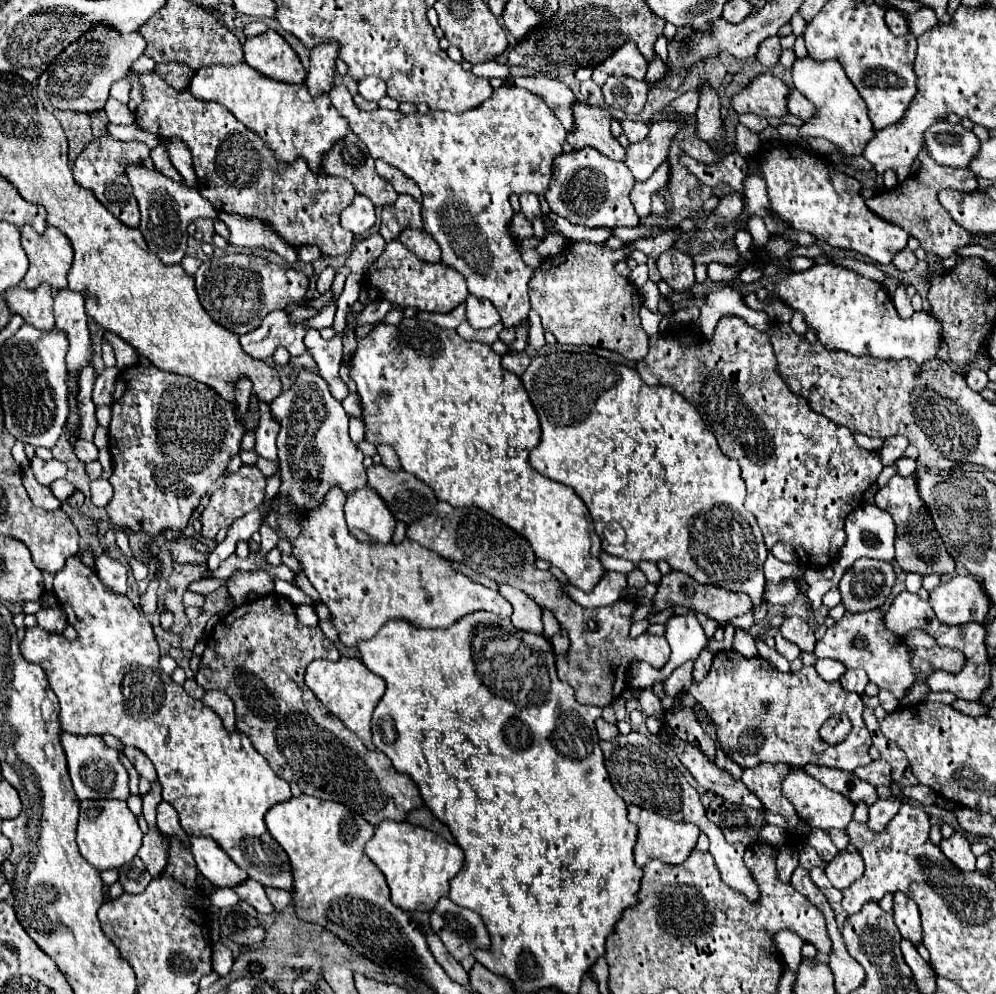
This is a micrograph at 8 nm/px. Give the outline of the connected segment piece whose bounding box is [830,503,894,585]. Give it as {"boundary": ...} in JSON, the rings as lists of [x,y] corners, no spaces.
{"boundary":[[[864,503],[856,507],[848,517],[846,517],[846,545],[842,547],[836,563],[834,563],[834,577],[830,579],[830,585],[838,585],[842,573],[860,557],[872,557],[880,561],[894,561],[894,519],[890,513],[884,513],[876,505]]]}

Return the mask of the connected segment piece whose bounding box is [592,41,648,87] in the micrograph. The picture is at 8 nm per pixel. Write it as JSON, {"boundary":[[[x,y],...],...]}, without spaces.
{"boundary":[[[626,41],[614,55],[610,55],[606,61],[602,61],[598,67],[594,67],[592,81],[602,87],[606,83],[606,77],[634,77],[634,79],[644,79],[648,69],[648,63],[644,57],[638,53],[634,41]]]}

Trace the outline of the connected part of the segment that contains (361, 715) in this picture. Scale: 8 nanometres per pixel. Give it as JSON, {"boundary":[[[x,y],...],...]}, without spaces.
{"boundary":[[[340,657],[338,661],[328,661],[328,659],[316,659],[306,667],[306,685],[314,691],[314,695],[322,701],[326,709],[336,713],[340,721],[358,735],[358,739],[368,747],[374,749],[372,743],[372,731],[370,731],[370,719],[372,711],[382,699],[386,691],[386,683],[382,677],[372,675],[362,663],[362,659],[348,659]]]}

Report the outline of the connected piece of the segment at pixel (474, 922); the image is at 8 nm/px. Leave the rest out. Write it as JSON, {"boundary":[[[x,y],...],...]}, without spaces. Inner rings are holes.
{"boundary":[[[442,897],[430,911],[430,925],[454,959],[470,955],[474,949],[488,949],[490,937],[484,923],[470,909],[458,907]]]}

